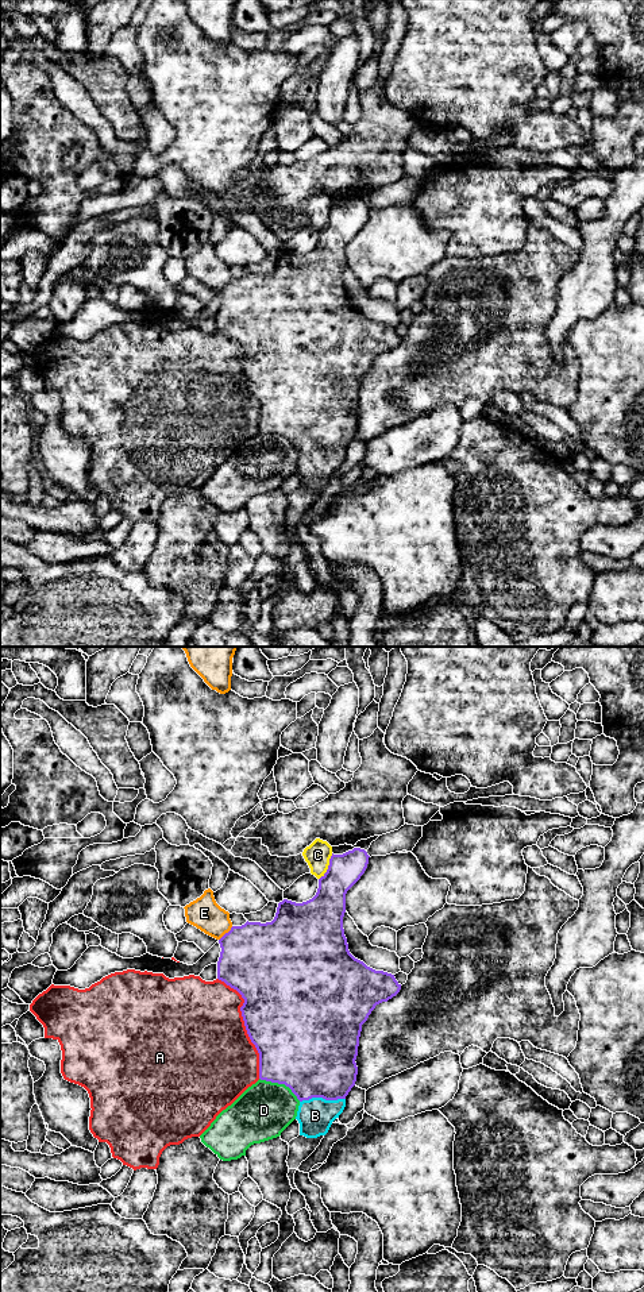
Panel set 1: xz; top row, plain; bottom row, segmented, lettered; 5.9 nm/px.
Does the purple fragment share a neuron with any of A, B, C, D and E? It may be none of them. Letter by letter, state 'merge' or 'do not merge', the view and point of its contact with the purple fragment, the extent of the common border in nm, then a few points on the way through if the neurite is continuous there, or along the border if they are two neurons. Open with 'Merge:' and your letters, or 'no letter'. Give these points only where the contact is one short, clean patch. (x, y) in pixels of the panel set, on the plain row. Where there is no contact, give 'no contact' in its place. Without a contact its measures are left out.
Merge: B
A: do not merge; meets purple in xz at (245, 377); contact 650 nm long
B: merge; meets purple in xz at (322, 448); contact 280 nm long; runs through xz (315, 408), (322, 448), (315, 467)
C: do not merge; meets purple in xz at (328, 219); contact 180 nm long
D: do not merge; meets purple in xz at (281, 435); contact 280 nm long; border along xz (259, 429), (267, 434), (284, 435), (300, 452)
E: do not merge; meets purple in xz at (226, 285); contact 120 nm long

